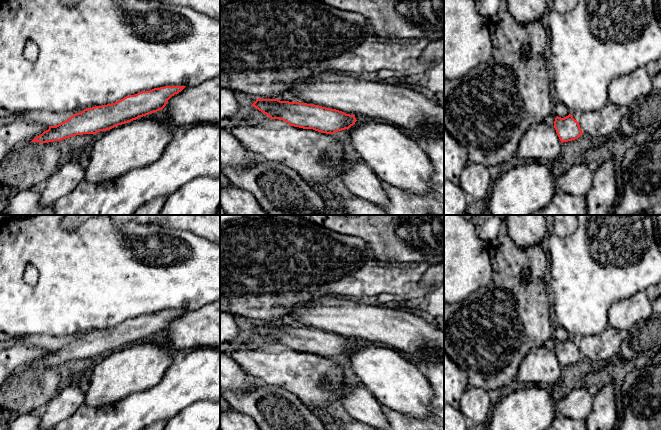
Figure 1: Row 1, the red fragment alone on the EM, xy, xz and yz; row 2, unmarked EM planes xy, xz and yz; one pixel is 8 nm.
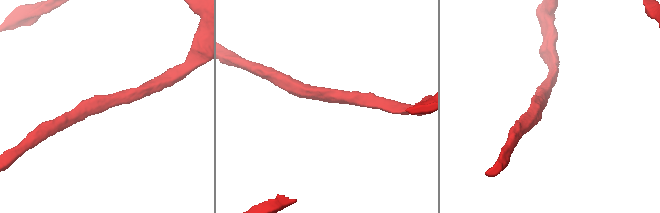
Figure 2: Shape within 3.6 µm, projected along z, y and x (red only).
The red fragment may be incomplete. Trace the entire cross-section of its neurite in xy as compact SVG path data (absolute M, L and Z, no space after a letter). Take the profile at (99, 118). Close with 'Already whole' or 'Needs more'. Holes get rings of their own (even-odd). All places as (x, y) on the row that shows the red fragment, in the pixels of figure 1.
M165 86L129 95L107 105L95 106L76 113L31 142L48 143L83 134L96 134L162 110L168 100L186 86Z. Already whole

